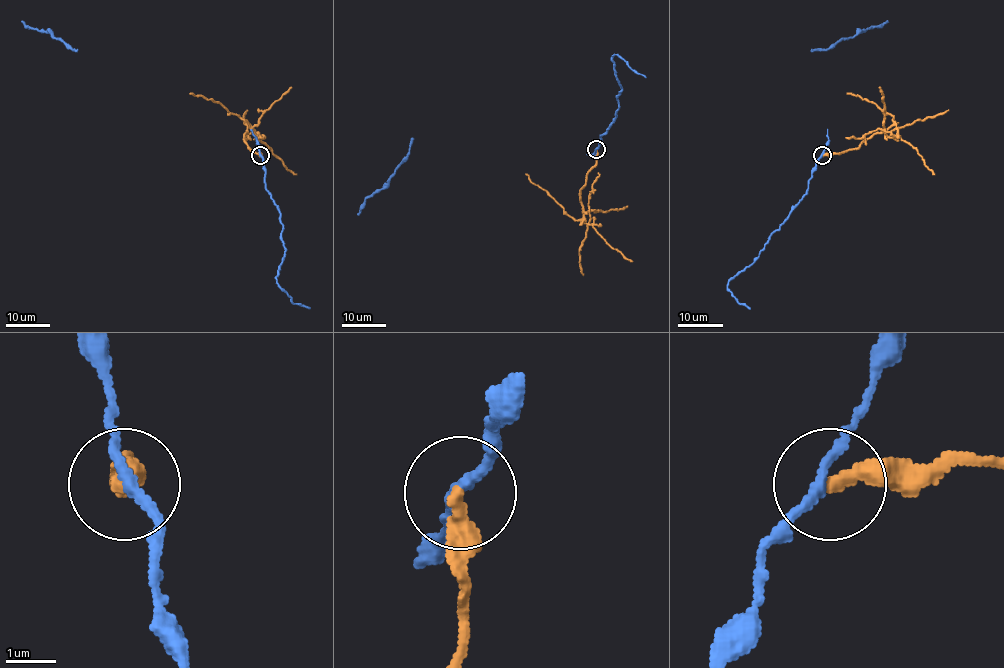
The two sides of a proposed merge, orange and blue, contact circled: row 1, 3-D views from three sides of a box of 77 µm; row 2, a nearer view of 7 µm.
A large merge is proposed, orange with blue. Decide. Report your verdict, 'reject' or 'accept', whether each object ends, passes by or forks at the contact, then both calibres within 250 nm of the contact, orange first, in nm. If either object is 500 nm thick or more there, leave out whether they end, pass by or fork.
reject; orange ends; blue passes by; calibres 320 and 190 nm

